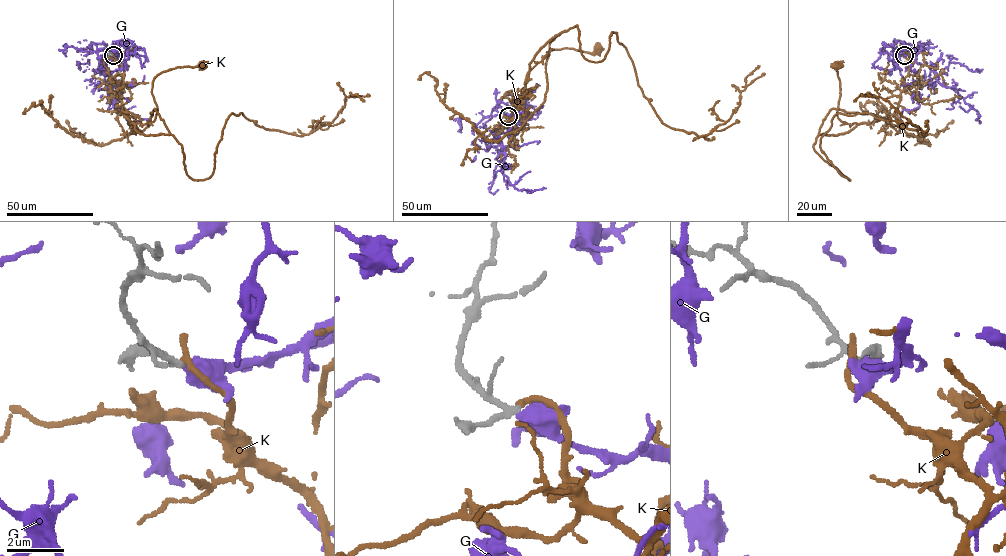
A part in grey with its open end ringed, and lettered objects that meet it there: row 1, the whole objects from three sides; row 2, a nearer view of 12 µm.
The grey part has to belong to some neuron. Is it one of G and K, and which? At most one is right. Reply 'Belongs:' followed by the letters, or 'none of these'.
Belongs: G

